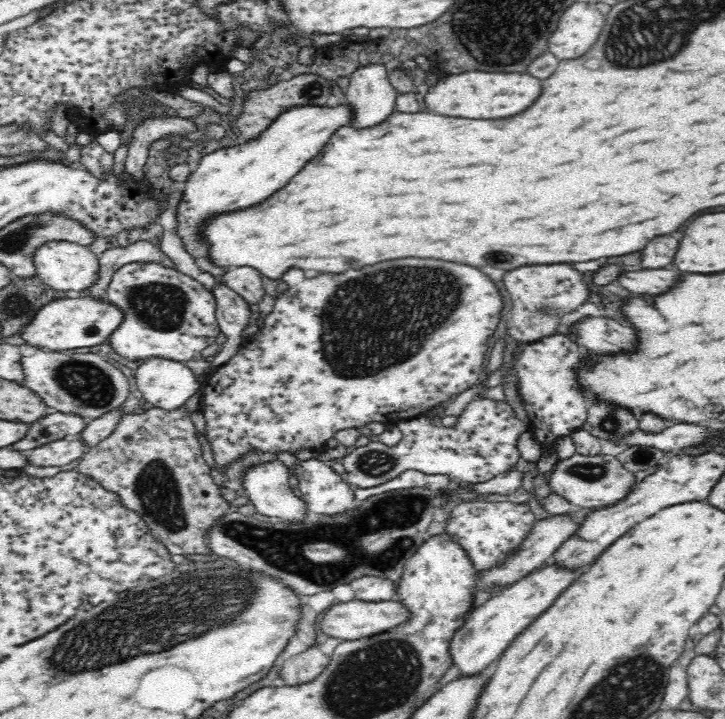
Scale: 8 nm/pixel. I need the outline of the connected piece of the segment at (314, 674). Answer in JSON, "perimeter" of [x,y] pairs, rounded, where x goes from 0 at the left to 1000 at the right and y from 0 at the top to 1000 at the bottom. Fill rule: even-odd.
{"perimeter":[[[428,898],[414,912],[403,912],[392,921],[386,943],[394,949],[394,954],[414,954],[430,949],[452,929],[455,918],[458,912],[447,910],[439,898]]]}

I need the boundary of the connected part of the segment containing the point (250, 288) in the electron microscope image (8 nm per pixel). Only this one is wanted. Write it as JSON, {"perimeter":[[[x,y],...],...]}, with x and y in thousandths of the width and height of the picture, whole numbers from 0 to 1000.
{"perimeter":[[[331,370],[331,373],[314,376],[306,389],[312,398],[326,403],[337,417],[342,417],[345,423],[356,423],[364,412],[364,398],[361,398],[359,387],[361,384],[359,384],[359,378],[353,378],[353,373]]]}

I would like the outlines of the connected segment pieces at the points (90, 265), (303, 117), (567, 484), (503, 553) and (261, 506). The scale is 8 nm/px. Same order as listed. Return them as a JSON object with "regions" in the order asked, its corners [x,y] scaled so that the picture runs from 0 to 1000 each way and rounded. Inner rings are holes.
{"regions":[[[[66,337],[58,345],[50,348],[47,356],[47,367],[52,376],[52,387],[63,395],[72,398],[74,403],[102,403],[102,406],[119,406],[127,398],[132,398],[135,387],[138,387],[138,362],[135,356],[121,348],[121,342],[110,342],[102,337]]],[[[480,145],[463,147],[463,150],[444,150],[444,147],[414,147],[403,150],[359,189],[348,197],[339,197],[337,203],[301,209],[292,214],[279,217],[279,223],[268,231],[262,248],[254,253],[254,273],[243,289],[243,325],[254,337],[257,348],[270,359],[273,373],[306,384],[312,373],[295,370],[287,359],[290,342],[284,339],[279,328],[279,314],[303,298],[337,292],[345,287],[353,287],[364,278],[370,278],[378,267],[392,261],[433,217],[444,211],[444,206],[452,200],[455,189],[463,178],[483,170],[486,153]]],[[[792,629],[783,634],[772,634],[770,645],[761,651],[756,662],[756,676],[761,687],[781,693],[792,704],[792,709],[794,707],[814,707],[814,709],[841,707],[844,701],[858,695],[863,687],[869,687],[874,673],[877,673],[877,665],[866,659],[861,645],[852,637],[839,634],[839,631],[811,637]]],[[[728,695],[723,701],[634,698],[632,704],[626,704],[626,709],[621,709],[615,732],[612,732],[612,743],[643,768],[646,779],[654,787],[657,801],[662,801],[665,796],[695,787],[695,782],[701,782],[706,771],[712,771],[712,765],[723,759],[737,729],[739,726],[737,726],[737,715],[731,712]]],[[[359,643],[359,648],[350,648],[342,654],[342,659],[337,662],[337,690],[353,704],[353,712],[359,720],[367,723],[386,723],[389,729],[417,729],[419,718],[422,718],[422,707],[425,701],[406,690],[403,679],[400,679],[400,651],[392,648],[389,643],[375,643],[375,645],[364,645]]]]}

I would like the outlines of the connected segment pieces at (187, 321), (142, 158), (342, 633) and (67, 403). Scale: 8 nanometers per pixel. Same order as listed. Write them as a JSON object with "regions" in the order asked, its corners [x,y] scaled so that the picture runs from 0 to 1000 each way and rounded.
{"regions":[[[[182,364],[163,373],[143,409],[149,420],[166,426],[174,437],[152,470],[152,481],[174,501],[190,503],[204,495],[234,498],[254,506],[259,501],[276,501],[276,490],[298,478],[298,467],[306,462],[298,439],[298,412],[268,387],[215,364]]],[[[204,161],[199,170],[193,170],[185,178],[182,186],[182,197],[179,197],[179,209],[177,209],[177,223],[174,223],[174,234],[171,239],[177,245],[182,245],[188,253],[201,250],[196,234],[204,223],[204,200],[215,197],[223,189],[232,186],[262,186],[270,181],[270,170],[259,167],[259,164],[226,164],[226,161]]],[[[486,834],[486,837],[472,837],[472,840],[461,840],[455,843],[455,848],[450,851],[450,857],[441,865],[441,876],[458,887],[472,887],[477,893],[486,890],[499,890],[499,887],[513,887],[519,882],[532,879],[535,873],[543,873],[554,865],[563,862],[563,848],[557,848],[557,843],[552,837],[499,837],[499,834]]],[[[55,484],[44,495],[30,495],[28,509],[36,526],[33,537],[55,548],[69,567],[77,567],[88,576],[110,576],[119,584],[130,584],[157,570],[160,565],[174,559],[179,548],[179,531],[163,515],[163,509],[152,506],[149,498],[143,501],[132,492],[108,492],[102,487],[66,490]]]]}

